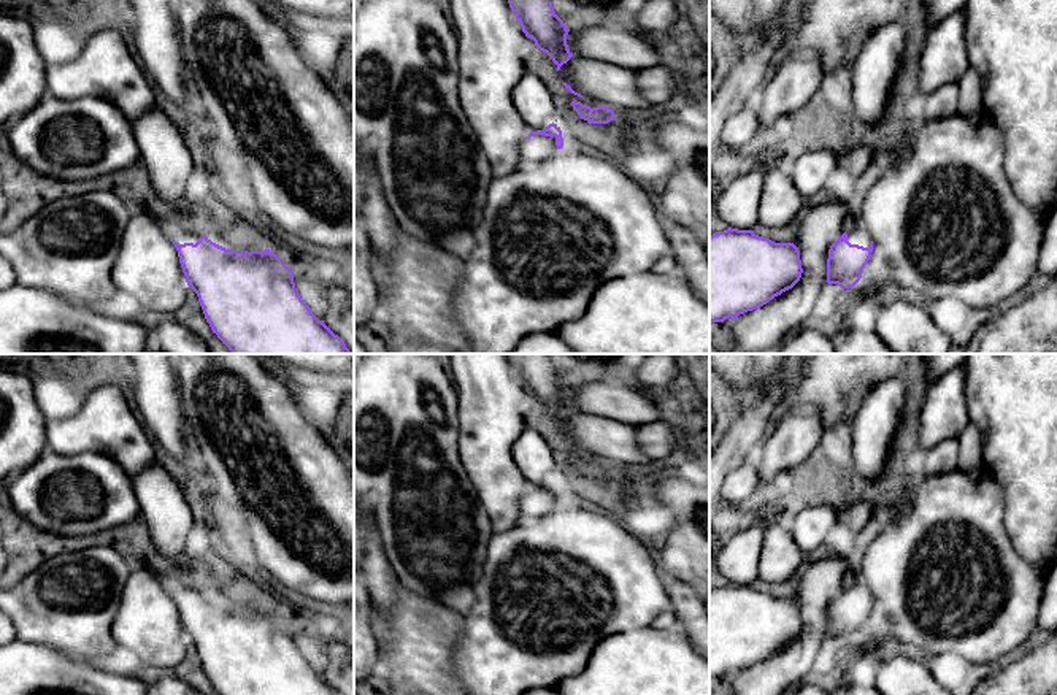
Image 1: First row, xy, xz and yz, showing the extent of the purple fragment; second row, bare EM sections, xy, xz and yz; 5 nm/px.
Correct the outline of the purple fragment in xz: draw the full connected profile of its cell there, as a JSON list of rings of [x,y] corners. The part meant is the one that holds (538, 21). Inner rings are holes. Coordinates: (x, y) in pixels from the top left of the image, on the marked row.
[[[508,0],[508,3],[525,36],[552,59],[559,71],[573,54],[567,44],[570,29],[555,14],[552,3],[549,0]]]

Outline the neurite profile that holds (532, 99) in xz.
[[[528,68],[513,89],[511,100],[530,132],[543,130],[555,122],[555,103],[551,90]]]

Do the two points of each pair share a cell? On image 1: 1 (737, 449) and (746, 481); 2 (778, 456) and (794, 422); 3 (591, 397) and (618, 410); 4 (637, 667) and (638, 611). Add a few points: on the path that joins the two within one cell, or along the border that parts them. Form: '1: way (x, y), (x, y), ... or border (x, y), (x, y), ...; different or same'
1: border (741, 462), (726, 479); different
2: way (786, 448), (794, 440), (794, 430); same
3: way (597, 399), (611, 403); same
4: border (649, 625), (621, 630), (603, 640); different

